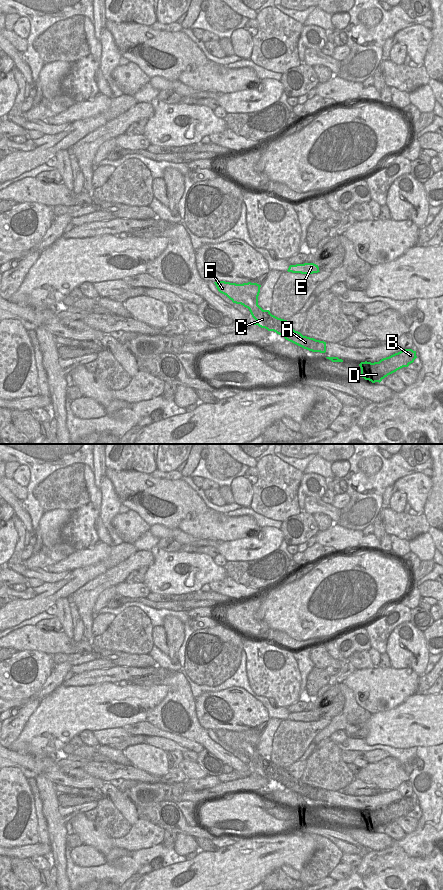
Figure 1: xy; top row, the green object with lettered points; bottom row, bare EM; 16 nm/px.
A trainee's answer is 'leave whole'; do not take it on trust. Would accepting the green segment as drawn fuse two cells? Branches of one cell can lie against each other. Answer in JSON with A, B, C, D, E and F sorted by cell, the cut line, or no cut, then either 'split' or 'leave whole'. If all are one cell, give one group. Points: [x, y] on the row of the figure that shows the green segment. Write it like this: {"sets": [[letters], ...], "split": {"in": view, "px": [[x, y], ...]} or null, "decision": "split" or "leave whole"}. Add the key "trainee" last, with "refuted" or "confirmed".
{"sets": [["A", "B", "C", "D", "F"], ["E"]], "split": {"in": "xy", "px": [[238, 284], [248, 294], [257, 299]]}, "decision": "split", "trainee": "refuted"}

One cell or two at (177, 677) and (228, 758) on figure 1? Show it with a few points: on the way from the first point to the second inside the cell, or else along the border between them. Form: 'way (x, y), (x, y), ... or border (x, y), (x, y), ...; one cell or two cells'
way (179, 698), (193, 720), (193, 728), (207, 742); one cell

